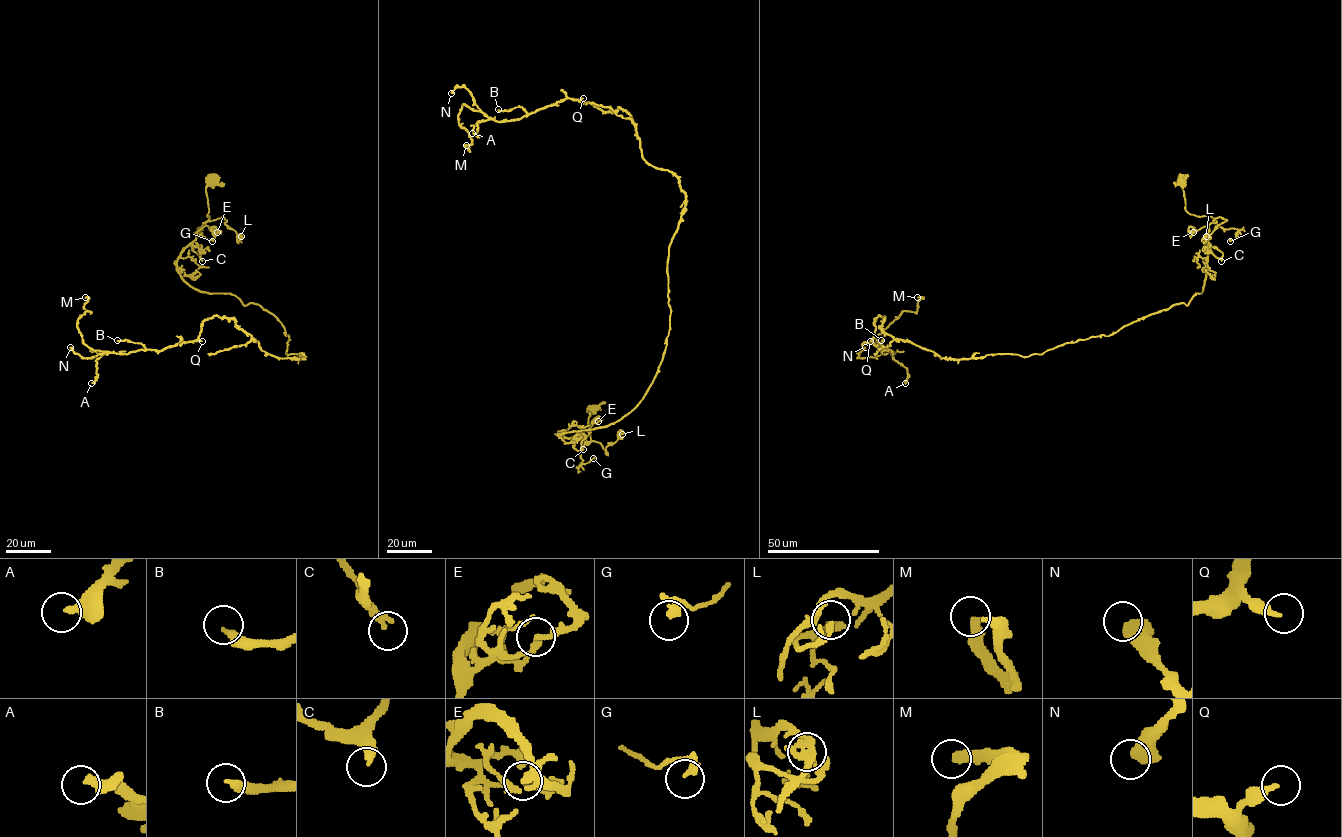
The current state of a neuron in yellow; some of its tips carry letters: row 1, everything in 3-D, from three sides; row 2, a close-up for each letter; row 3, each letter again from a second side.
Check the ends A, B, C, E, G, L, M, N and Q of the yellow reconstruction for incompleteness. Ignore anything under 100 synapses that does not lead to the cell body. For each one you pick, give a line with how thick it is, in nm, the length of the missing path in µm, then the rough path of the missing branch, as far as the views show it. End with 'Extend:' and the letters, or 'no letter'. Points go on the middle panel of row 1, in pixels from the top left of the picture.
Extend: no letter

